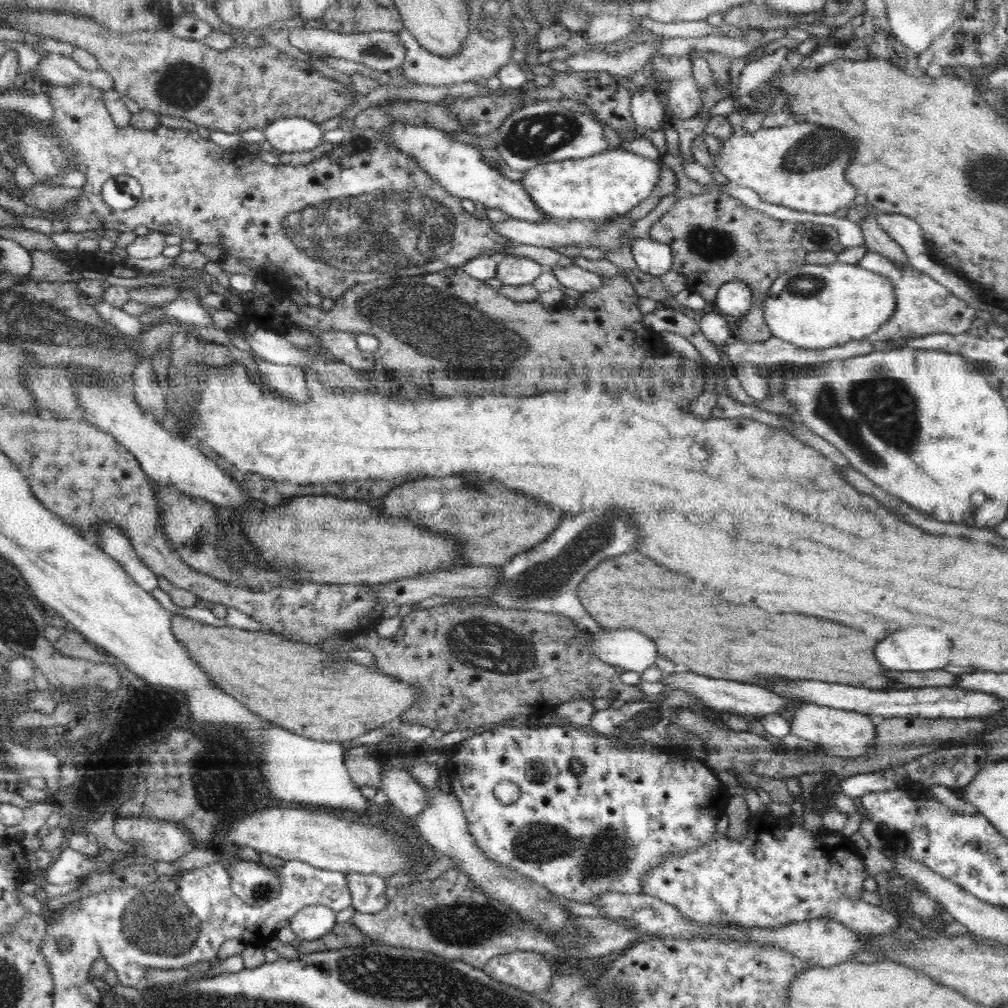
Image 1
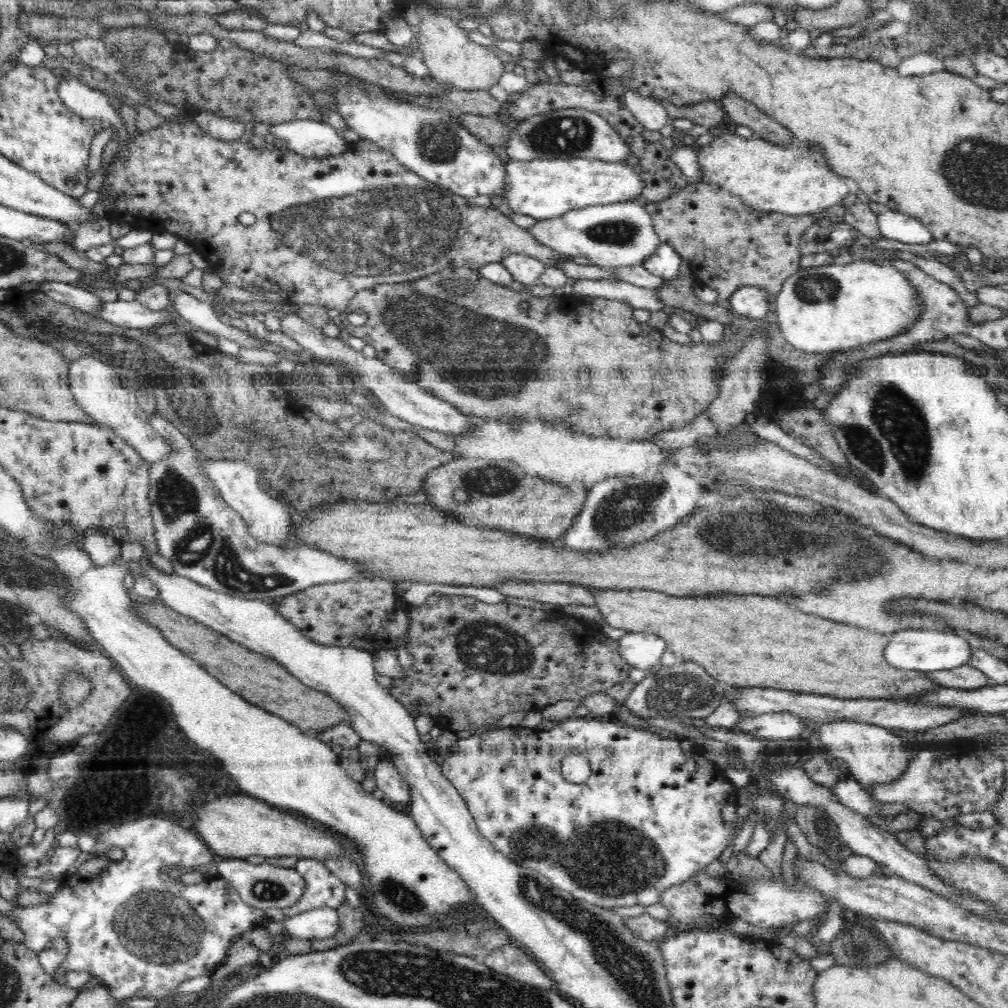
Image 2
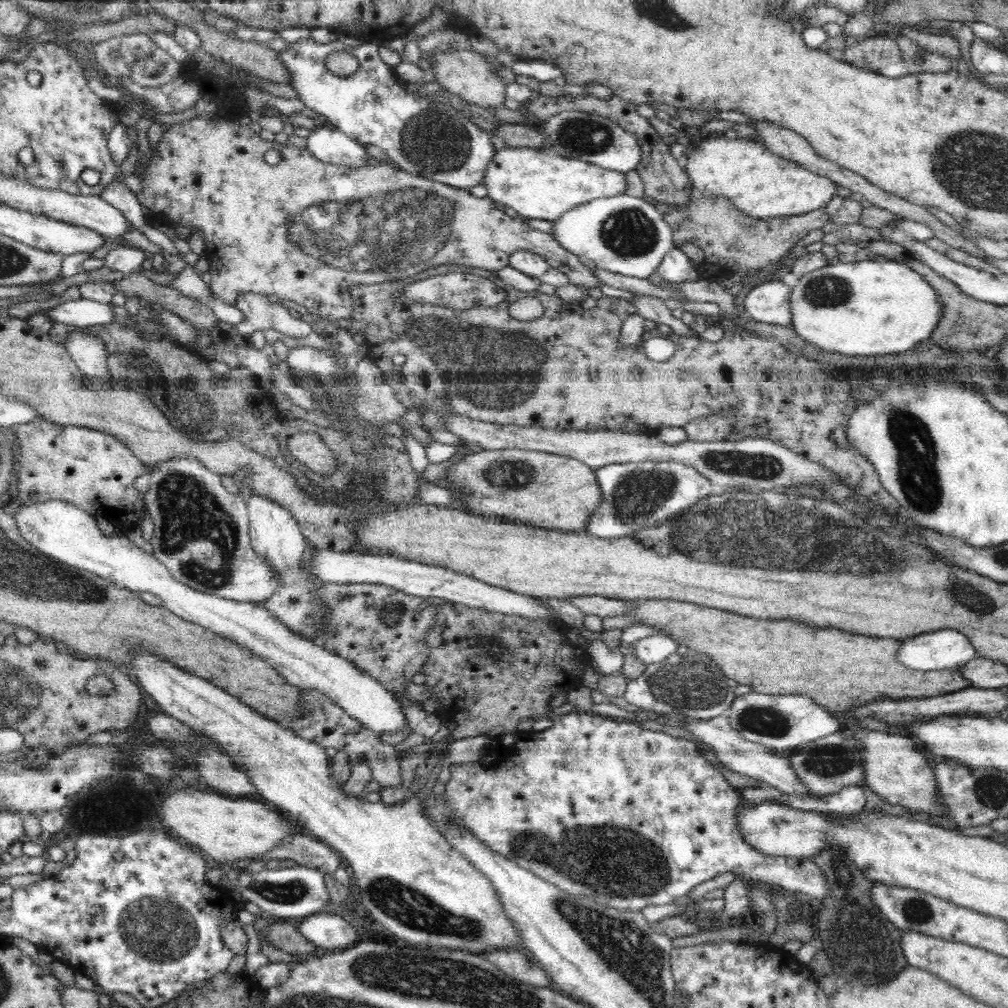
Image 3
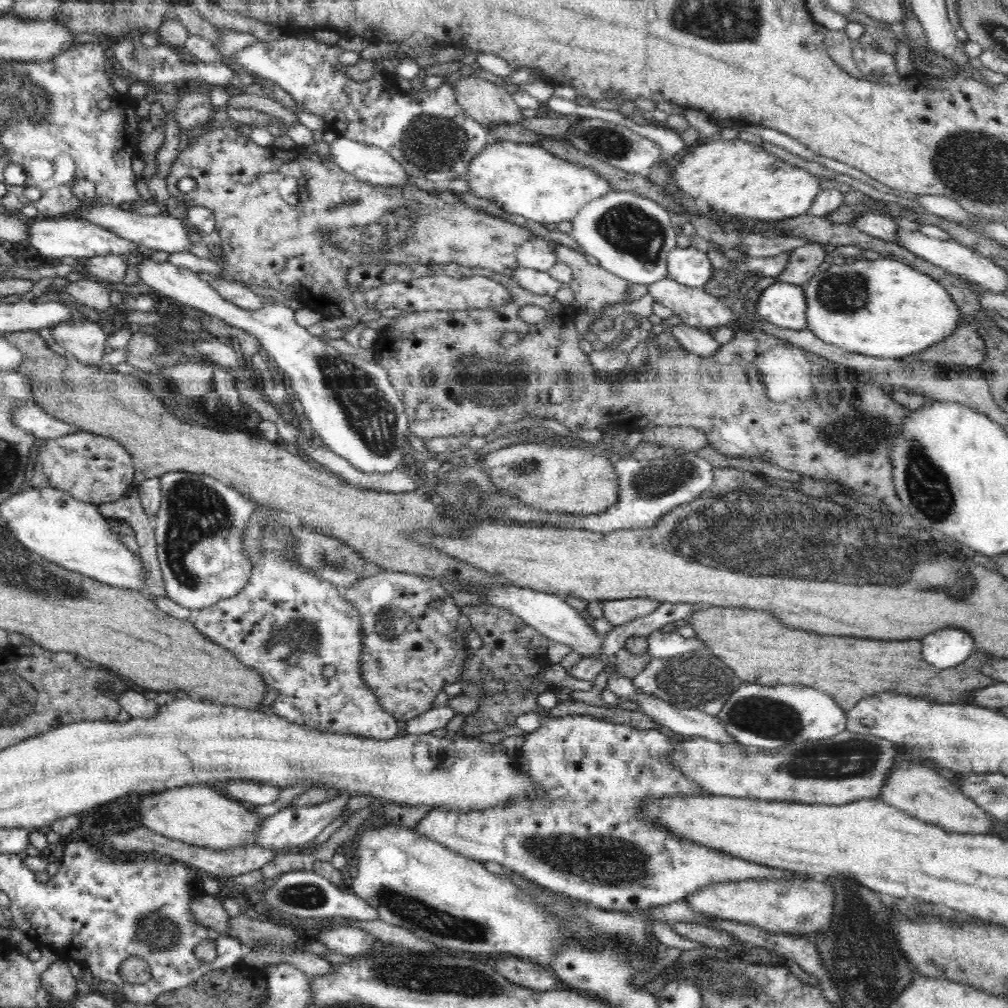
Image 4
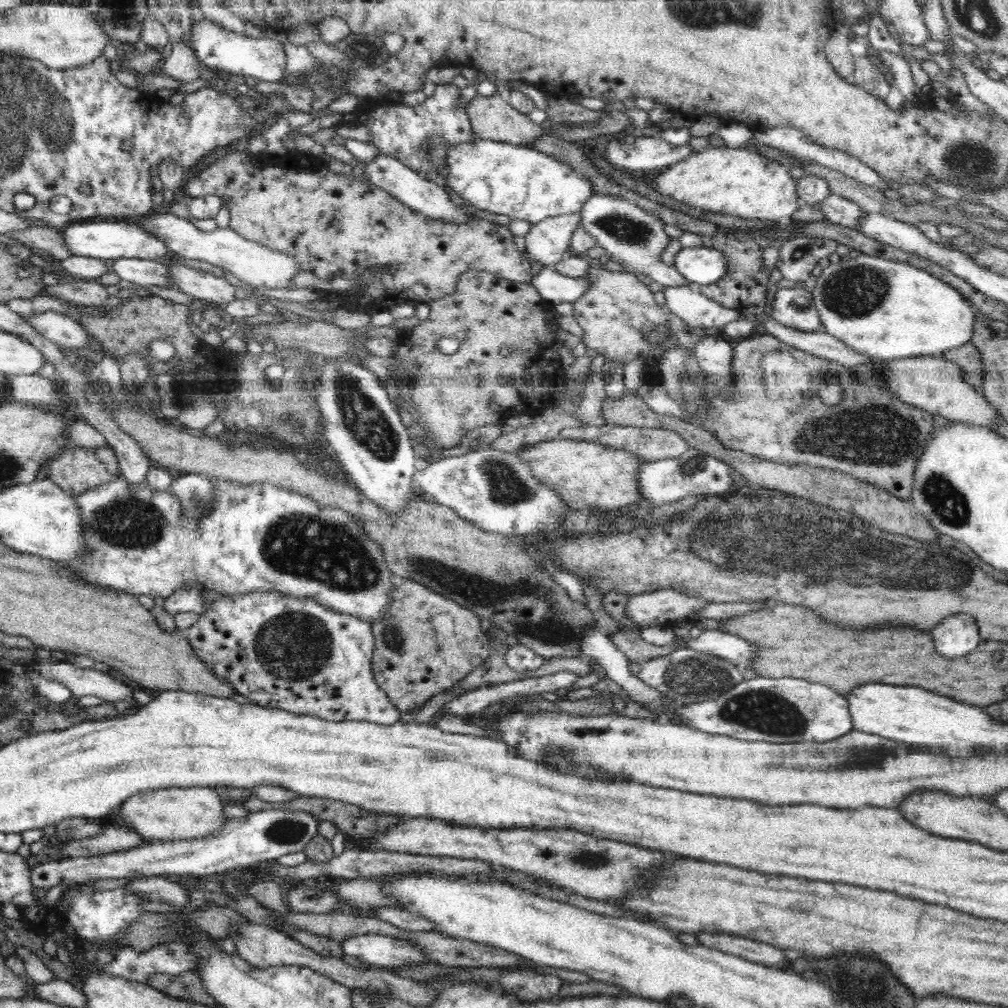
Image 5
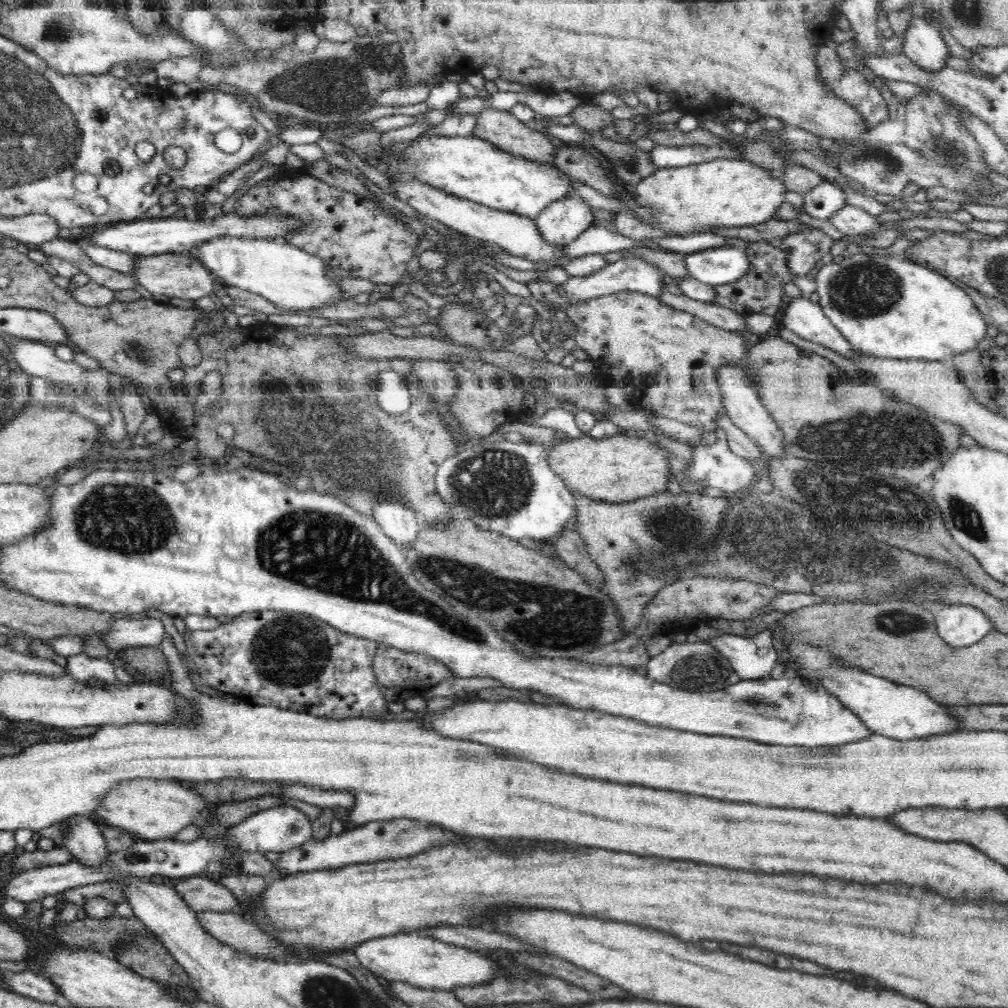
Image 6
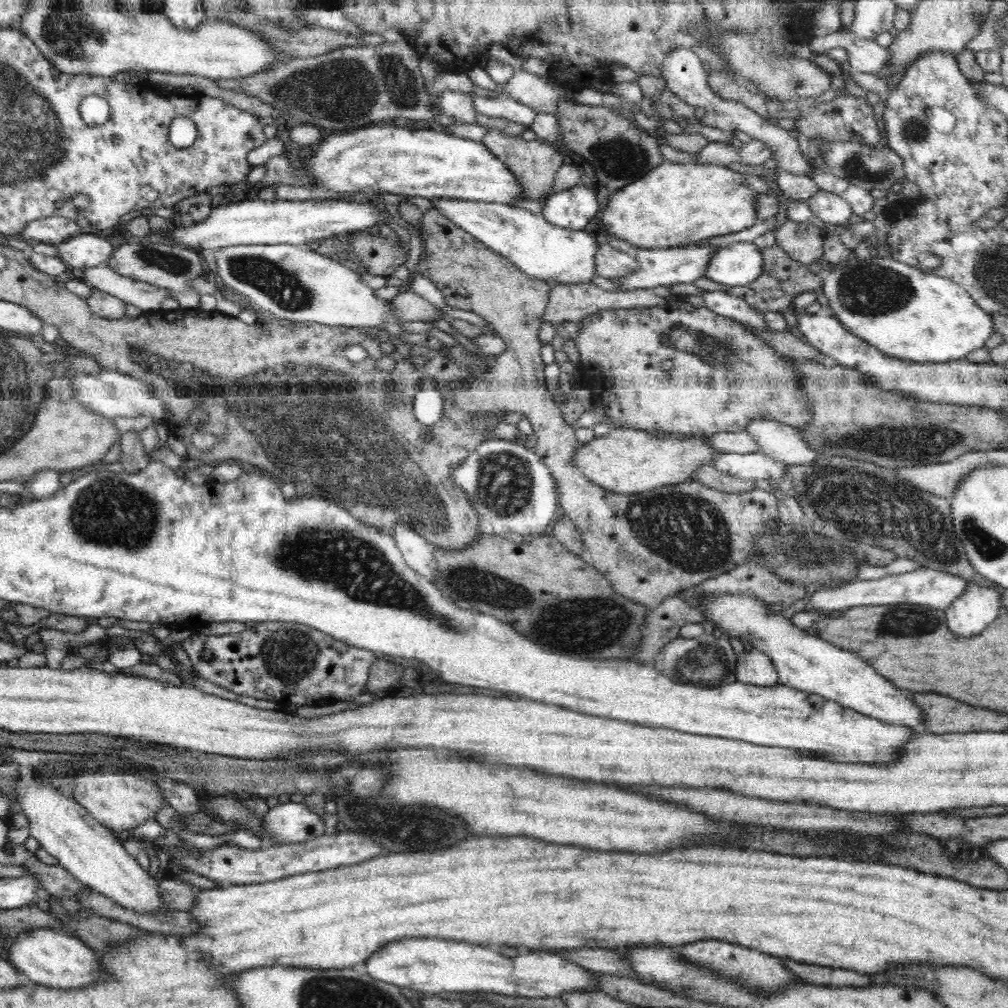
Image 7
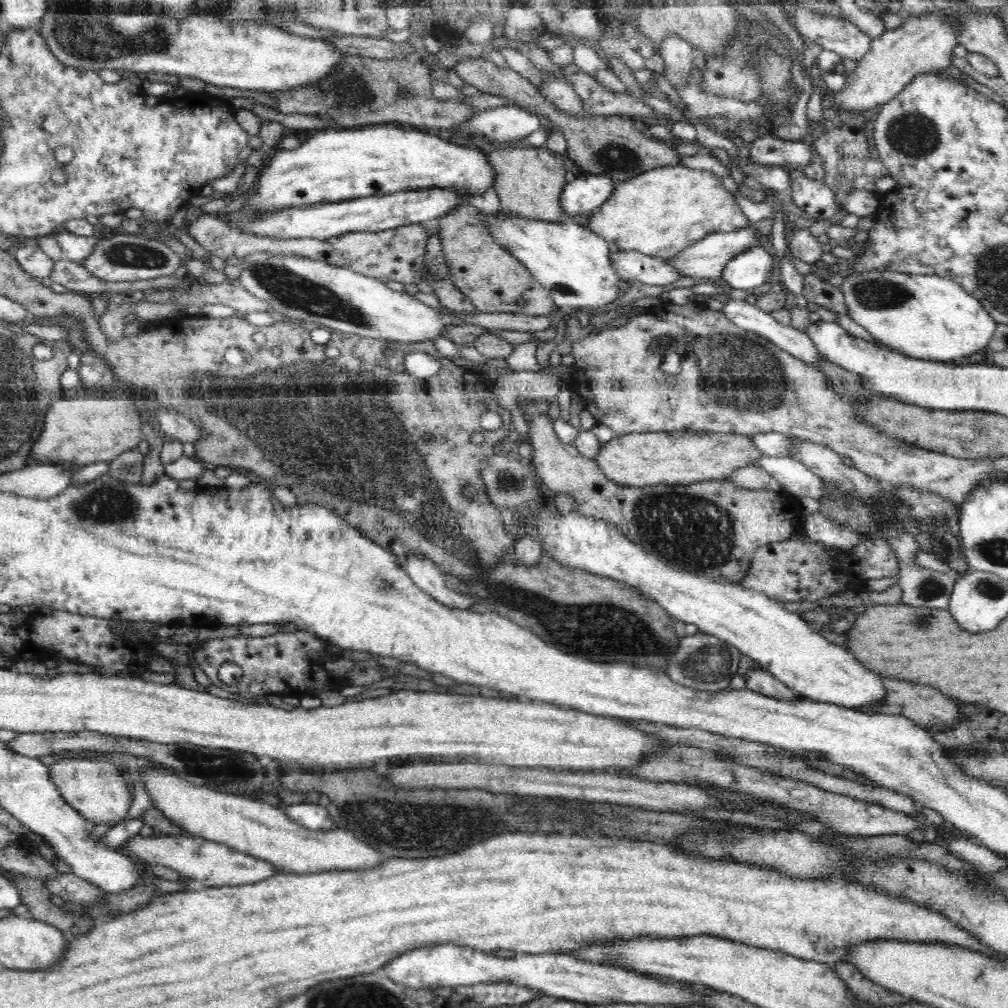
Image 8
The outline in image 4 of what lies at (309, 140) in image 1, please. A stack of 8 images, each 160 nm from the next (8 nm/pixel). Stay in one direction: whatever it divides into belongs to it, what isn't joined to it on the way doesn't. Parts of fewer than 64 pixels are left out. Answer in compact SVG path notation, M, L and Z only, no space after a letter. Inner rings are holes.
M338 135L329 144L331 160L334 161L342 170L354 175L360 181L364 181L378 186L400 186L411 183L408 180L408 173L404 167L394 157L380 147L365 145L358 141L353 141L349 136Z

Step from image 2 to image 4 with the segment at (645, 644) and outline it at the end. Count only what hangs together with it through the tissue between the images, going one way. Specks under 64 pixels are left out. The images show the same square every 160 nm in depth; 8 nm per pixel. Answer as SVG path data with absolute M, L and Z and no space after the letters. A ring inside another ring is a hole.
M660 630L647 635L647 653L653 658L670 658L706 648L707 644L702 642L697 636L684 638L679 633L662 632Z

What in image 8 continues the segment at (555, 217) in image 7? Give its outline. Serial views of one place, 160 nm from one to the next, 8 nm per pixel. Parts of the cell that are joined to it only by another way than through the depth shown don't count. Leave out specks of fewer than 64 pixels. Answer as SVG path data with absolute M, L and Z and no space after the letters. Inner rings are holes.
M585 173L564 187L560 207L569 219L593 213L613 194L615 186L609 176Z

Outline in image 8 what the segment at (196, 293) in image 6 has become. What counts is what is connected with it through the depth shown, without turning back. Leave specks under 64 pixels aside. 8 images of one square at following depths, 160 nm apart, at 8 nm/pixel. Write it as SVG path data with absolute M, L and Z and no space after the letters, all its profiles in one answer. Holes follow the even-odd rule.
M115 231L110 240L98 239L92 255L80 263L94 276L108 282L134 282L176 274L187 258L176 254L165 243L151 236L125 234Z

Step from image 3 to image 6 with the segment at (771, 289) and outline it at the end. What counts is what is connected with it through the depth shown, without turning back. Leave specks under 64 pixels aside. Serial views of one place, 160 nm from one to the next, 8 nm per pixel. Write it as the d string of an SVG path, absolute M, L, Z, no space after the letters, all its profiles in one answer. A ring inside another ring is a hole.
M805 295L789 300L785 310L783 327L796 333L802 339L821 344L838 352L844 358L852 358L858 351L832 325L822 307Z

